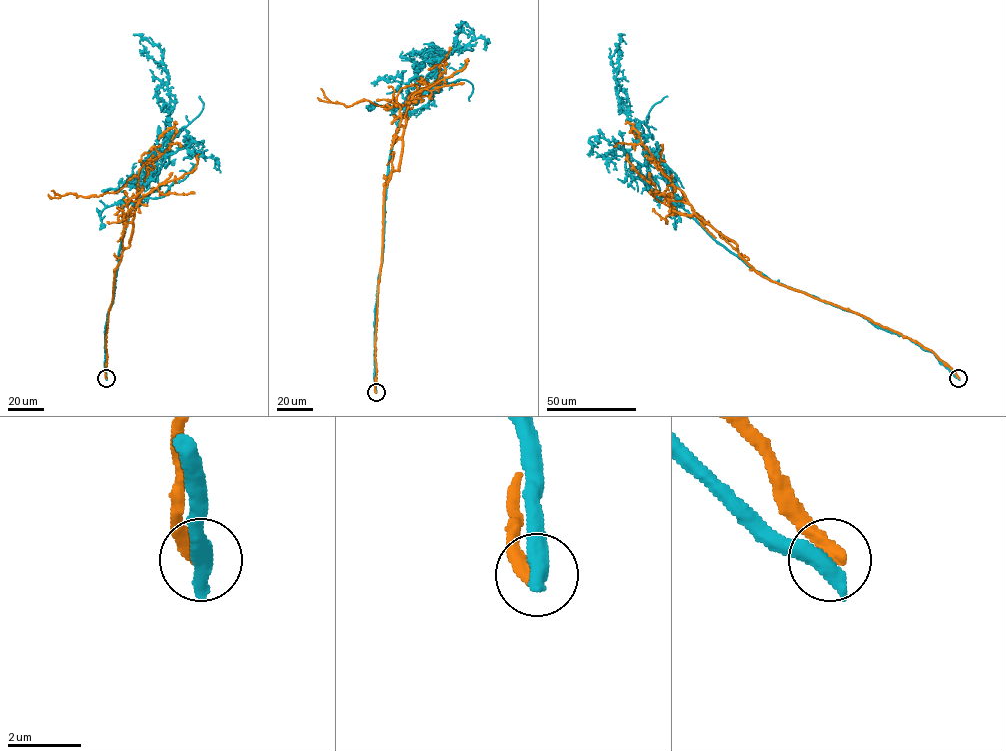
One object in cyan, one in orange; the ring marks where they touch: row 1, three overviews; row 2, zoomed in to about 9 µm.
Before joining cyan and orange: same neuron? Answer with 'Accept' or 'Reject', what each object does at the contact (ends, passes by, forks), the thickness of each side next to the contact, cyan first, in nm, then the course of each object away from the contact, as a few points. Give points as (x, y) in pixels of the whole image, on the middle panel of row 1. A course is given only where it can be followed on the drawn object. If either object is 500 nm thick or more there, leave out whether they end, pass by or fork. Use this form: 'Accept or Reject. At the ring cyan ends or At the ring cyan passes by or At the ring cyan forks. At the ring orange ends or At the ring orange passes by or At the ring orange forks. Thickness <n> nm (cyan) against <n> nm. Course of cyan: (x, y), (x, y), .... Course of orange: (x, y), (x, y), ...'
Reject. Thickness 600 nm (cyan) against 480 nm. Course of cyan: (376, 392), (390, 151), (408, 82), (427, 83), (439, 52), (432, 45), (406, 58). Course of orange: (376, 392), (383, 188), (399, 170), (408, 103), (386, 107), (360, 100), (346, 106), (331, 102), (321, 88)

